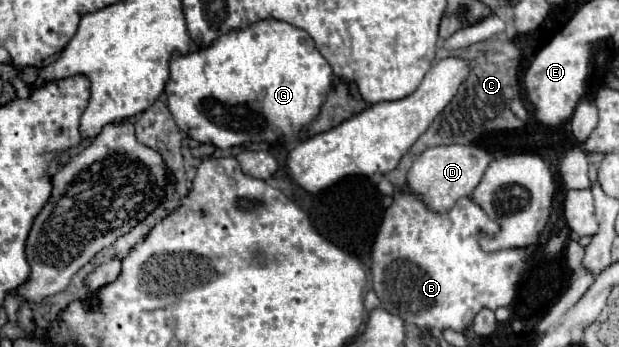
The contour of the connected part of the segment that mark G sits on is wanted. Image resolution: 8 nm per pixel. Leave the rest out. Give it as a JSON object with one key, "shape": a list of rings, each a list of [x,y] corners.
{"shape":[[[267,19],[267,21],[257,21],[255,25],[251,25],[247,29],[239,29],[239,31],[231,31],[227,35],[221,35],[207,49],[199,49],[199,51],[189,53],[189,55],[177,55],[175,53],[171,59],[171,79],[165,87],[165,93],[167,93],[167,103],[171,109],[171,115],[183,133],[187,133],[189,137],[193,137],[199,143],[209,143],[209,145],[215,145],[219,149],[231,149],[231,147],[239,147],[241,143],[261,143],[261,141],[273,143],[273,141],[279,141],[279,137],[285,143],[297,141],[297,137],[301,135],[301,127],[305,127],[311,119],[317,117],[317,113],[319,113],[319,109],[327,97],[327,89],[331,85],[333,85],[333,71],[331,71],[329,63],[321,57],[321,53],[315,49],[313,39],[299,27],[293,27],[293,25],[283,23],[283,21]]]}

